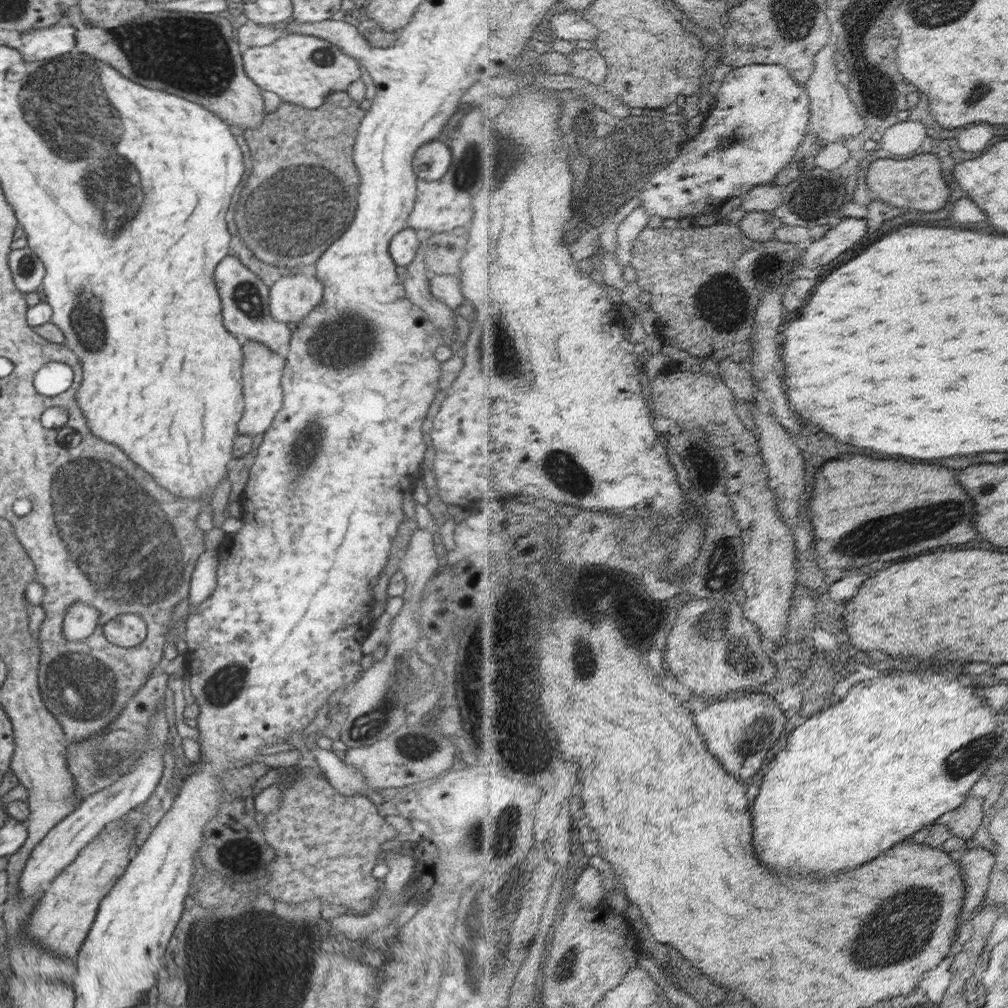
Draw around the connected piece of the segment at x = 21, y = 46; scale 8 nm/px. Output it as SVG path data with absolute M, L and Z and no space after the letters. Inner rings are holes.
M59 21L46 28L31 28L20 32L20 39L10 40L7 45L17 49L24 61L44 61L75 51L75 32L71 24Z

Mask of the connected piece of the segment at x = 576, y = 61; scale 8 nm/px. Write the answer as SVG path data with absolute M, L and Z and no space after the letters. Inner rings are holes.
M598 48L577 49L575 53L570 55L571 62L573 62L570 74L579 77L581 85L592 82L605 89L605 82L609 77L609 64L607 58Z

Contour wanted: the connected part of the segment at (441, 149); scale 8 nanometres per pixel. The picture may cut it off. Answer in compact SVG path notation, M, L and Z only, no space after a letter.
M442 138L420 147L413 158L413 169L418 179L432 181L442 178L452 162L452 154L448 143Z

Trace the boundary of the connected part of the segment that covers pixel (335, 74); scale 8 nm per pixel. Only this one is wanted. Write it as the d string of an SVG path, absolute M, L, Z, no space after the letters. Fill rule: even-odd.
M286 34L268 46L243 49L244 70L248 78L264 90L276 92L286 103L305 109L322 106L333 92L346 91L352 82L361 79L362 68L358 59L344 54L327 40L306 34Z

